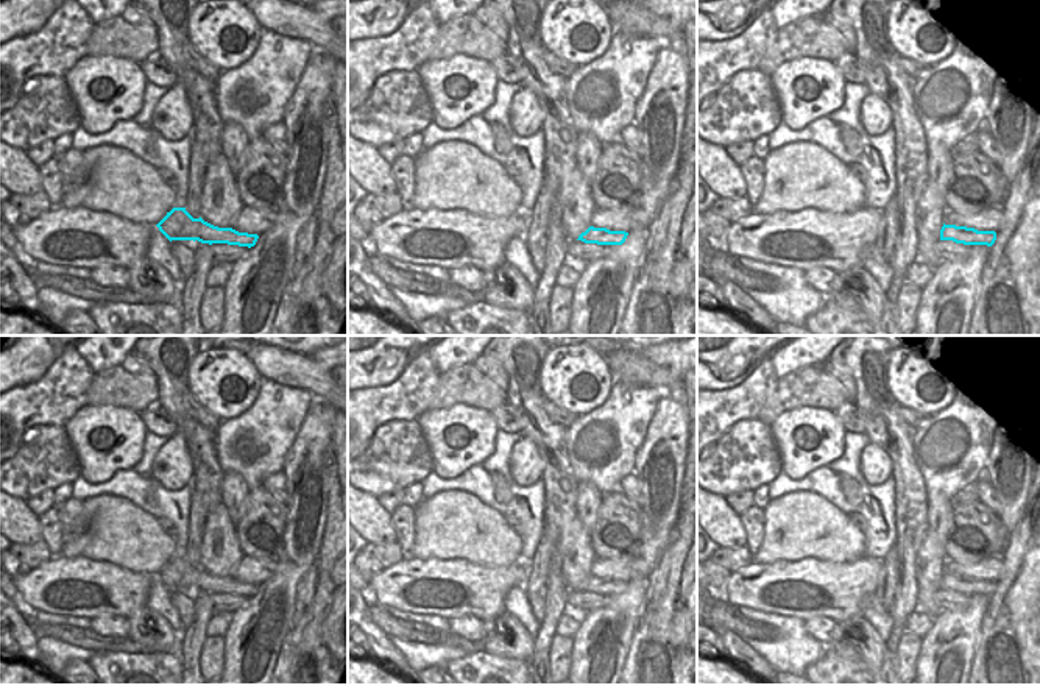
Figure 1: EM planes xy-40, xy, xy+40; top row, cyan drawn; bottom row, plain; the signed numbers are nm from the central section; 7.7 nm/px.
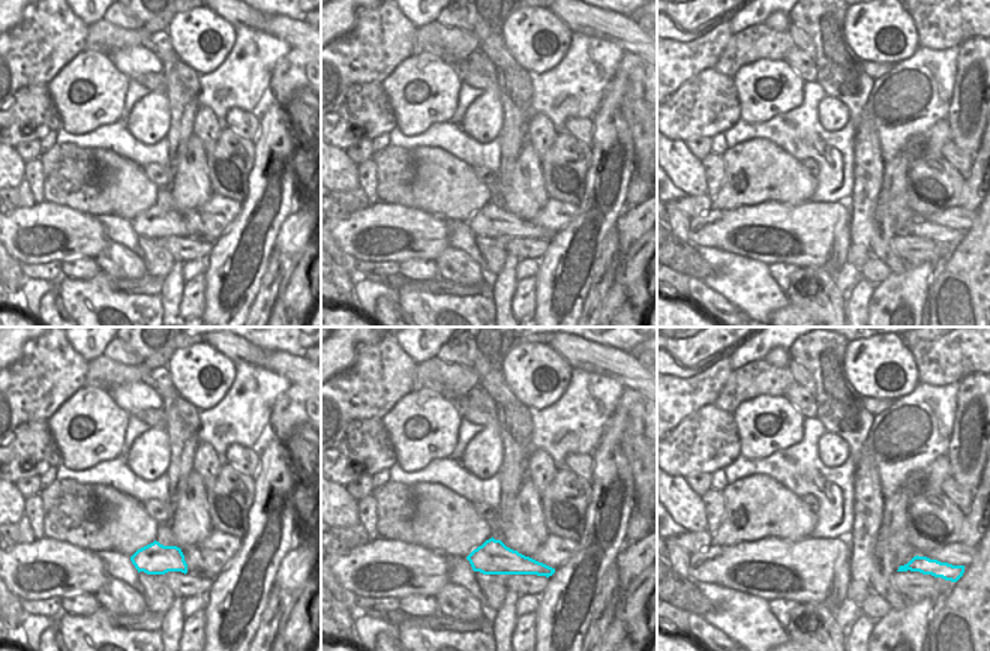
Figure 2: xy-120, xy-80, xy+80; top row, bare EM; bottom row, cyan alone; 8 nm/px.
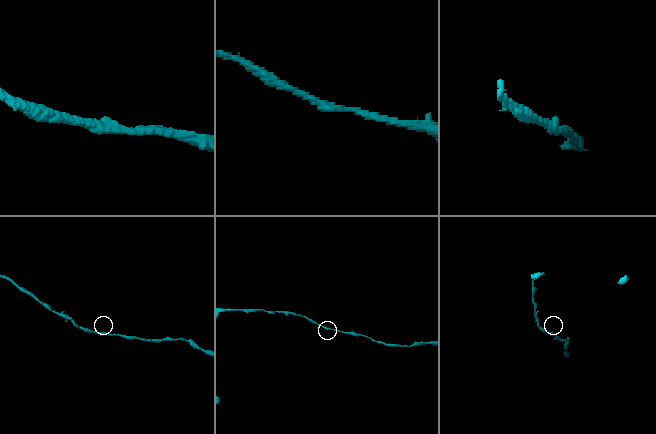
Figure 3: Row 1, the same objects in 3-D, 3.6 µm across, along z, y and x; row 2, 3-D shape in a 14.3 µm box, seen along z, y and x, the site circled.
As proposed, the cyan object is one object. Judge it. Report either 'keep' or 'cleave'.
keep

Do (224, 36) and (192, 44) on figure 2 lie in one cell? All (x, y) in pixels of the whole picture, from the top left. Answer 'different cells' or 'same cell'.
same cell

